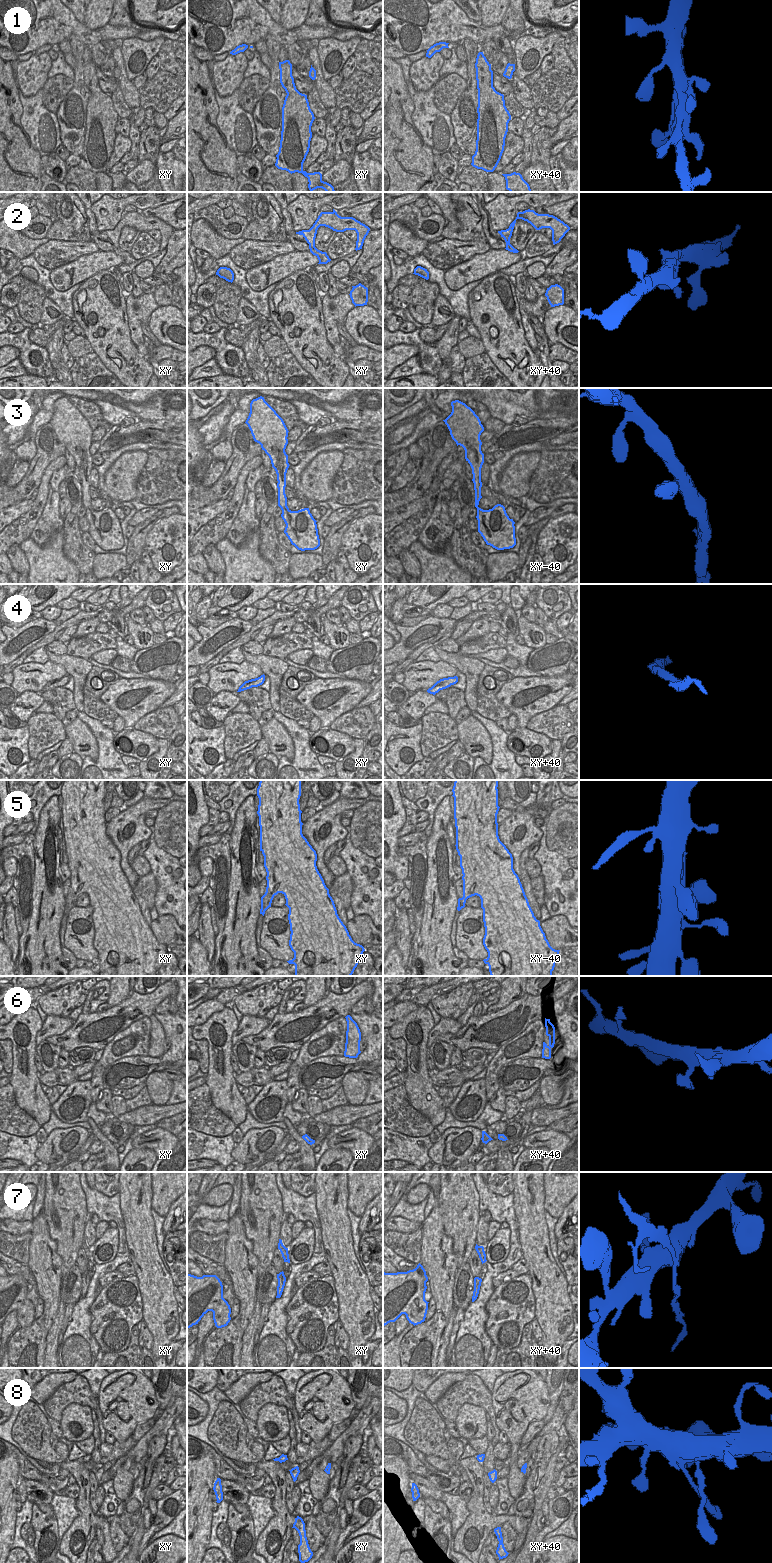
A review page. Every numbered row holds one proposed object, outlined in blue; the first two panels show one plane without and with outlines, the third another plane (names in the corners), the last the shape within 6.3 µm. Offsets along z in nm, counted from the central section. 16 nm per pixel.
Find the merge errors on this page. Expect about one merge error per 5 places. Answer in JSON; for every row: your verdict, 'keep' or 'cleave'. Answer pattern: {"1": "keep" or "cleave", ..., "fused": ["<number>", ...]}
{"1": "keep", "2": "keep", "3": "keep", "4": "keep", "5": "keep", "6": "keep", "7": "cleave", "8": "keep", "fused": ["7"]}

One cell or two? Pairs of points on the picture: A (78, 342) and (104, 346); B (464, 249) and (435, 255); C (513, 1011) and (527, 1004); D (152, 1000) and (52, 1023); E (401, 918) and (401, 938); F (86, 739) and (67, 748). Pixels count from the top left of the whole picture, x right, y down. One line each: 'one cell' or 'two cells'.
A: two cells
B: one cell
C: one cell
D: two cells
E: one cell
F: two cells

